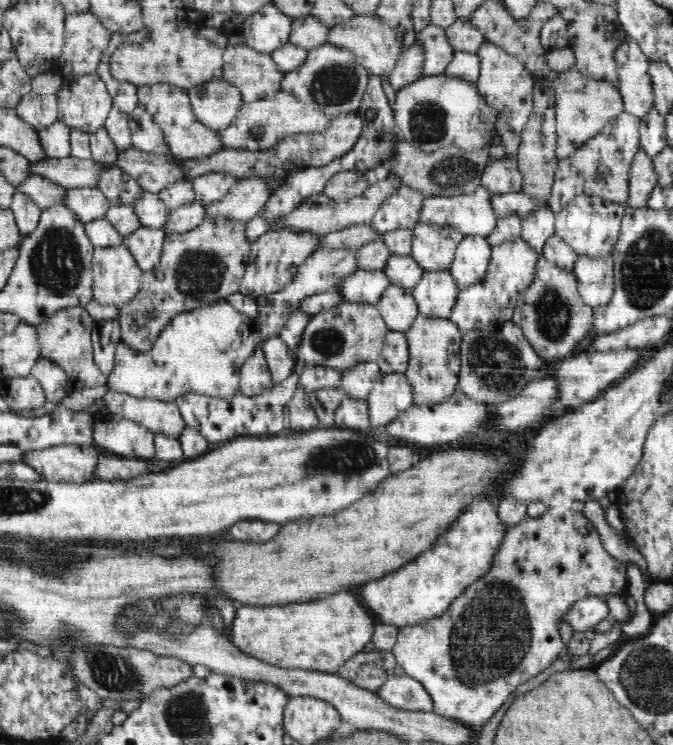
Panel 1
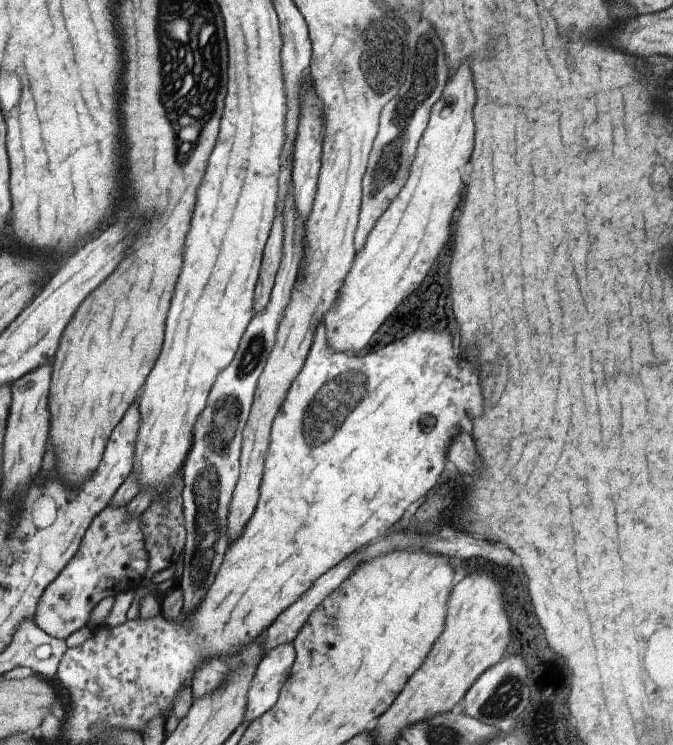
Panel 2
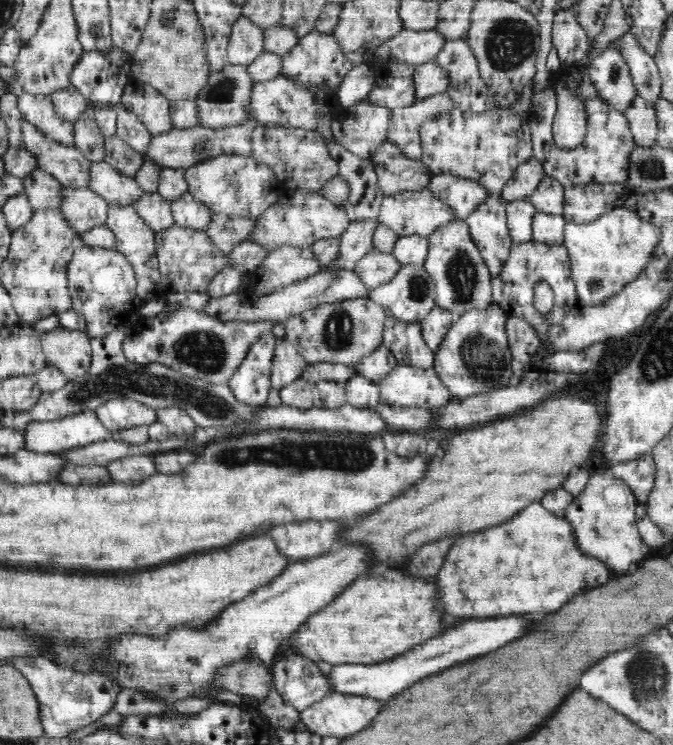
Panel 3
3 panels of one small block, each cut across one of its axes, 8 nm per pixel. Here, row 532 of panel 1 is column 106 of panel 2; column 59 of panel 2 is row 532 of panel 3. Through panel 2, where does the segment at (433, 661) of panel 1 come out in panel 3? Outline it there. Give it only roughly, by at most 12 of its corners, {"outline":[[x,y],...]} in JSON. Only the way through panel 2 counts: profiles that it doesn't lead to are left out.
{"outline":[[610,469],[562,517],[587,555],[626,574],[650,547],[639,503]]}

